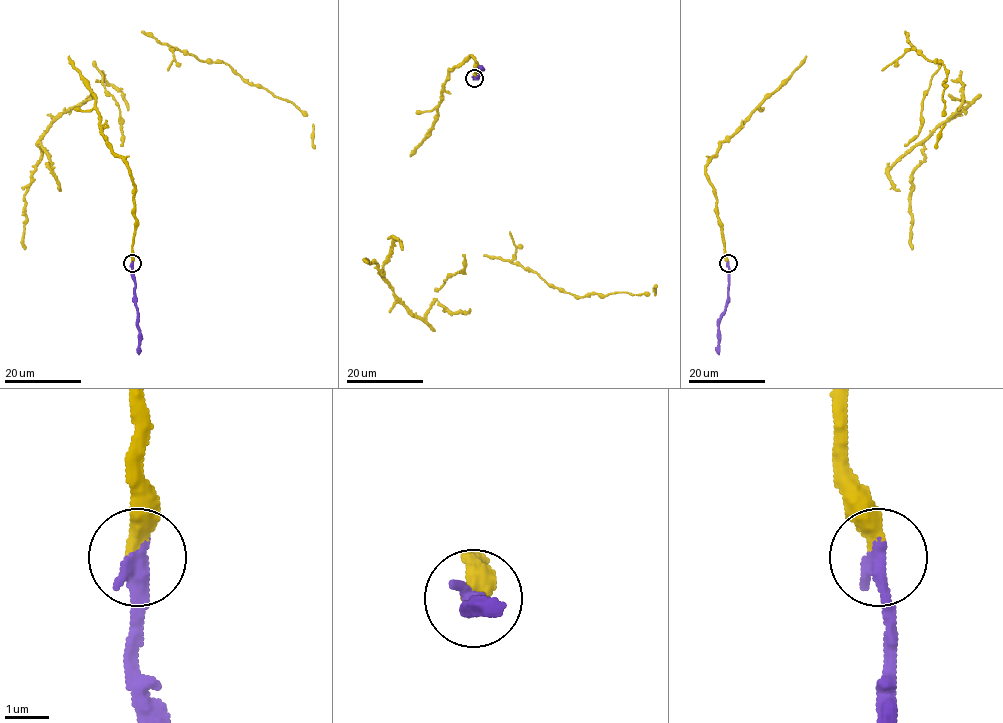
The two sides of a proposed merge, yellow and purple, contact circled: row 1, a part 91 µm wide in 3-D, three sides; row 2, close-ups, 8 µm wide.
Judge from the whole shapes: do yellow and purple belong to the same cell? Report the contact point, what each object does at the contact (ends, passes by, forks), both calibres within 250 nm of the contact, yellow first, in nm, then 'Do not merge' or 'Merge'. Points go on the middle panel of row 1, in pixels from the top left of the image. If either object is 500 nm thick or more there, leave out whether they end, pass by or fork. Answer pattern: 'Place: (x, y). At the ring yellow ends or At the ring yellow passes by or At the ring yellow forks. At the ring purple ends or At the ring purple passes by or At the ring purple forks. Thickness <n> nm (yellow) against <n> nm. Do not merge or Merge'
Place: (474, 78). At the ring yellow ends. At the ring purple ends. Thickness 380 nm (yellow) against 400 nm. Merge

